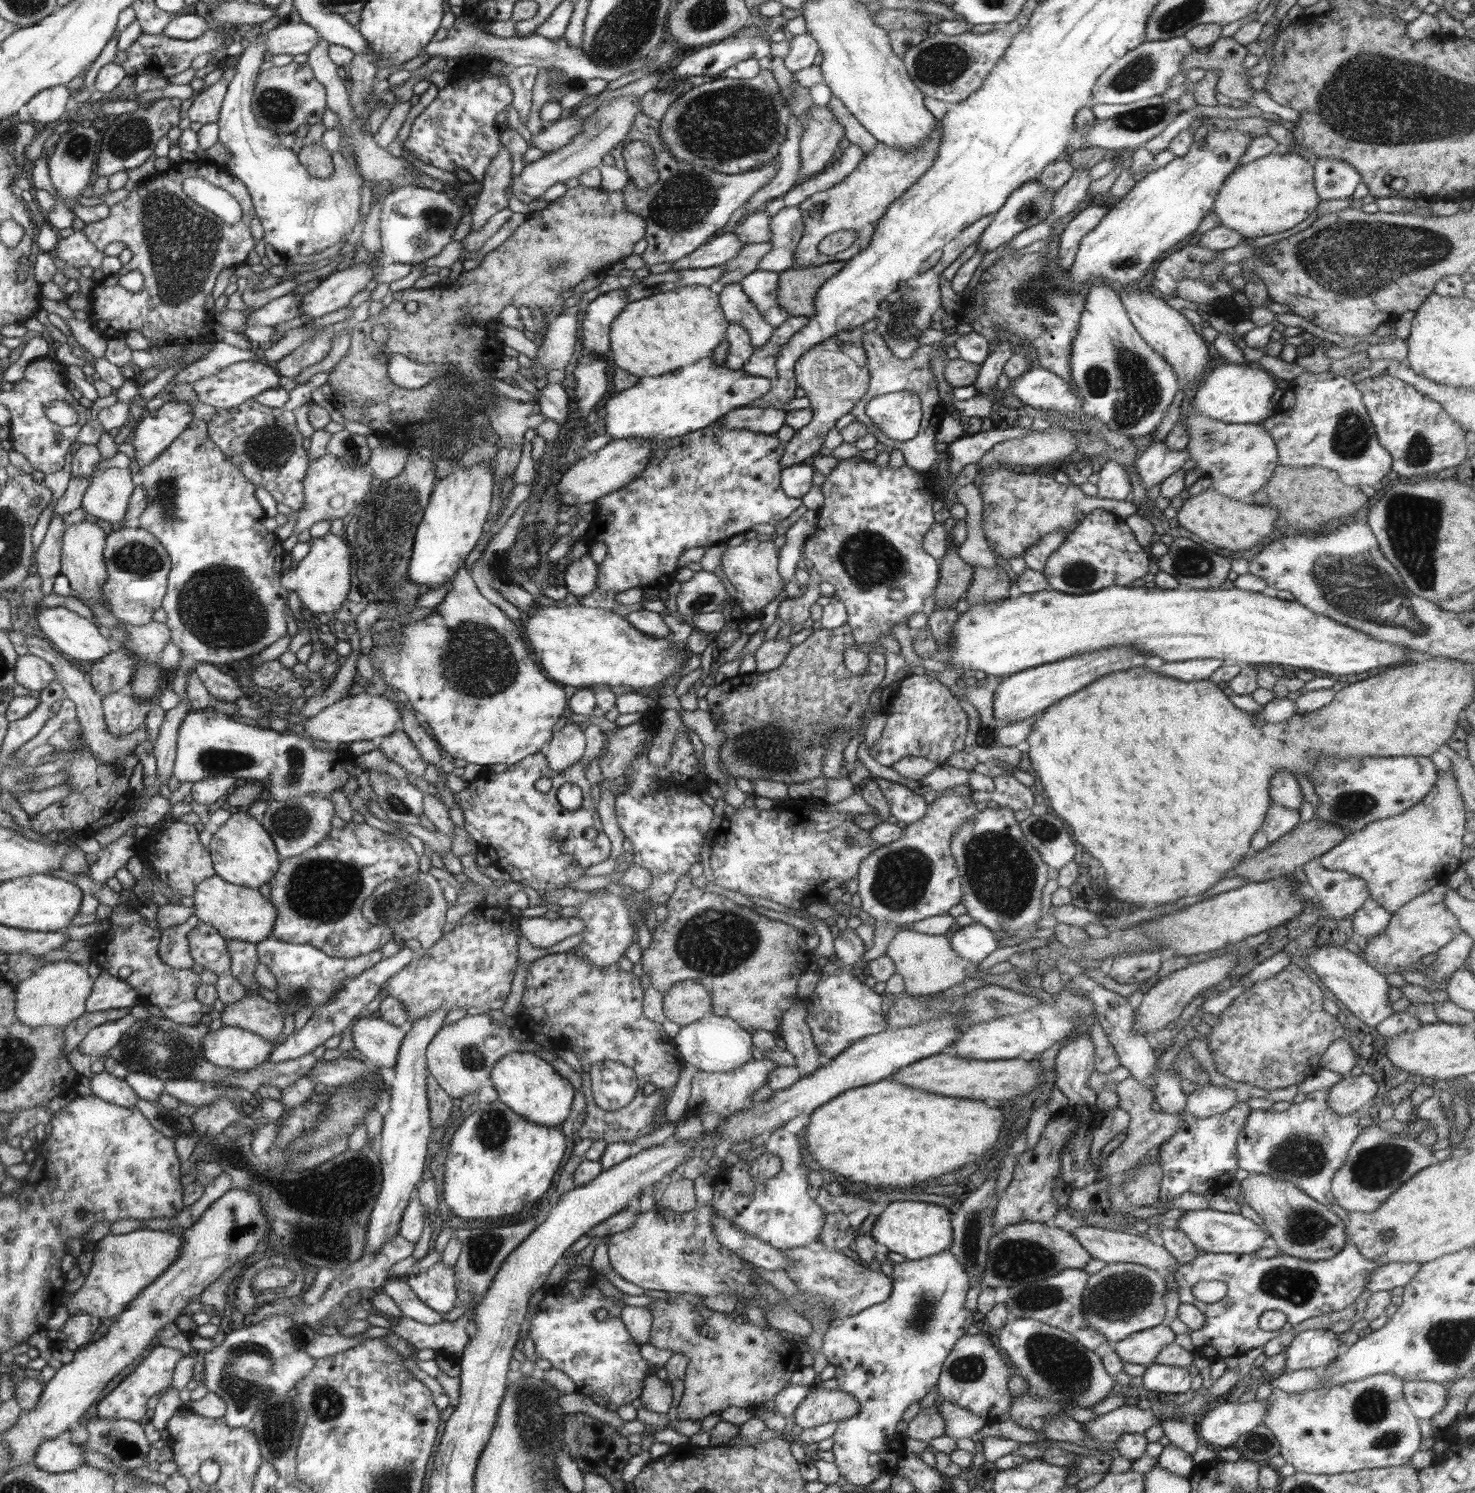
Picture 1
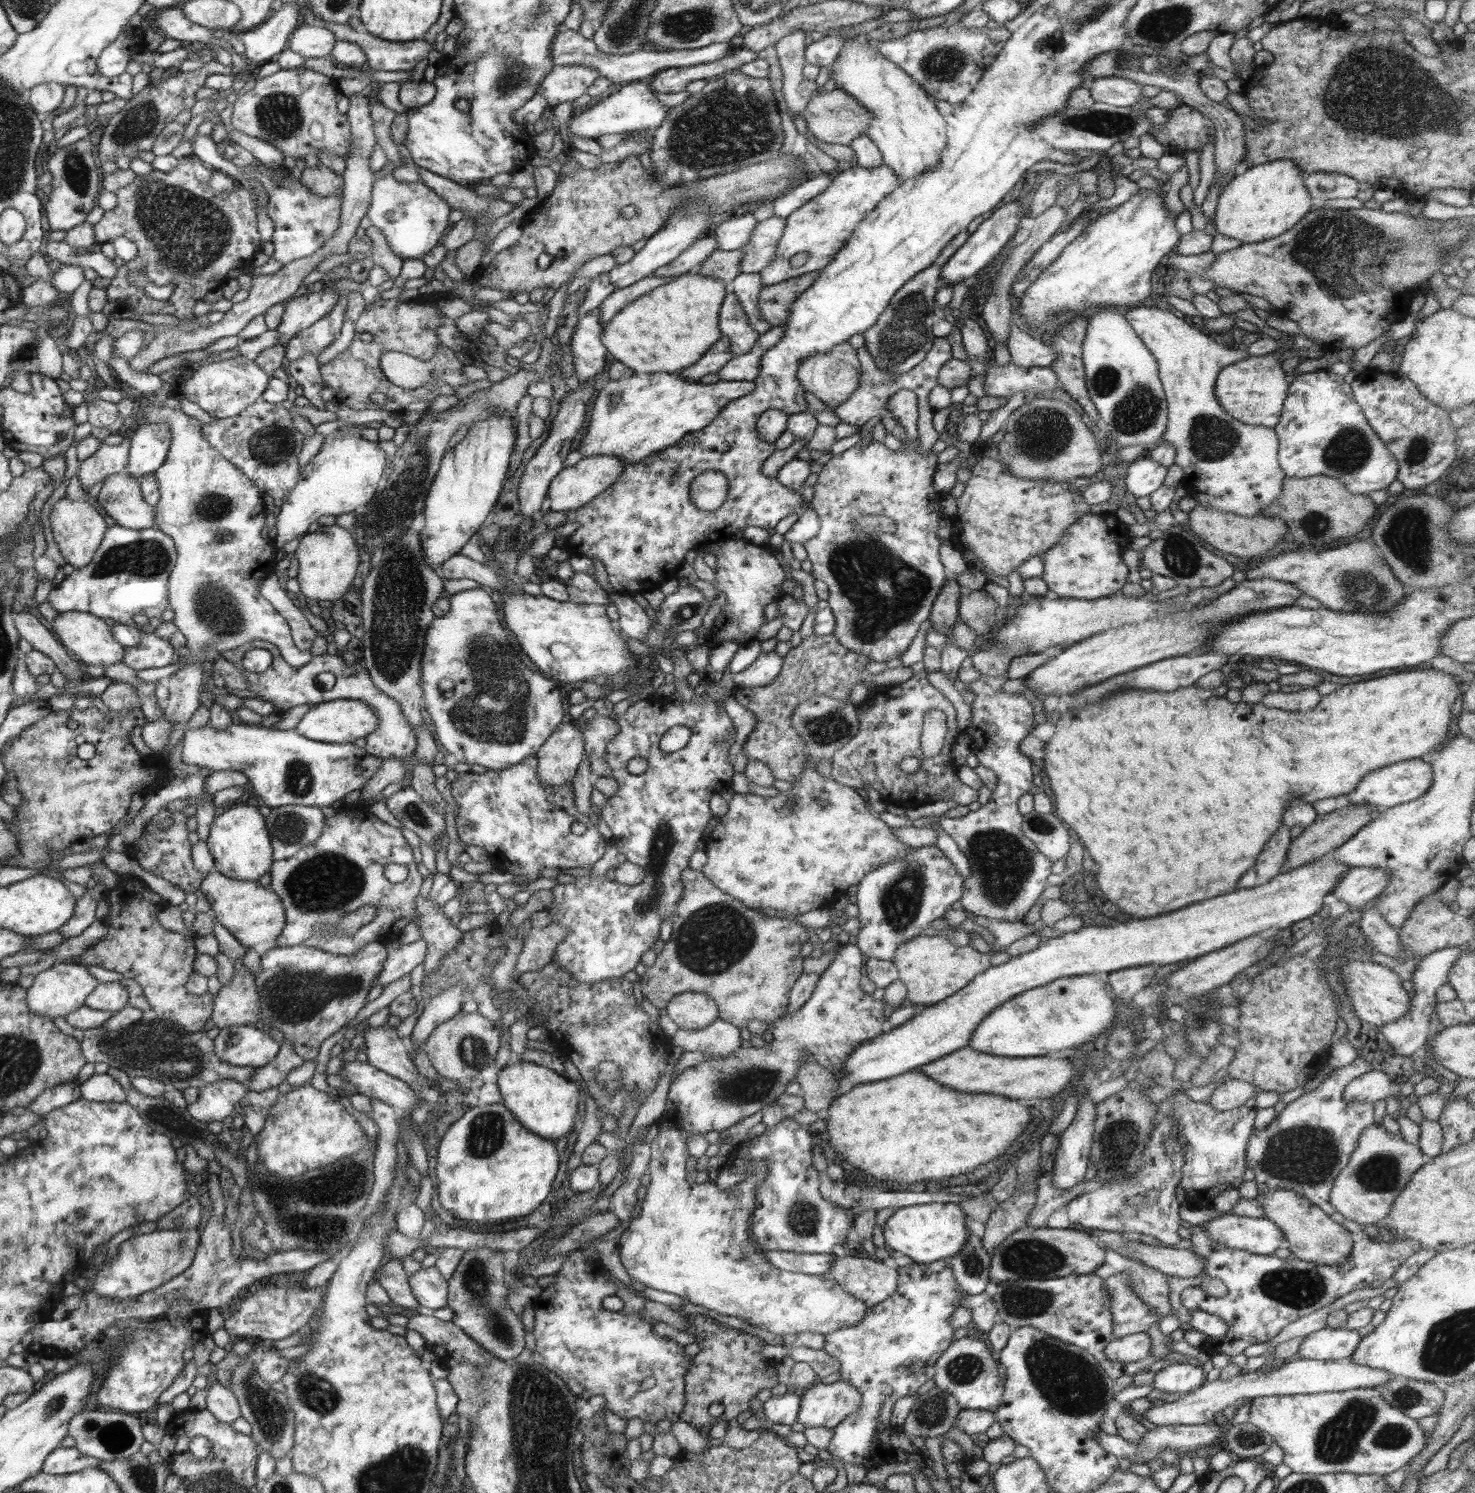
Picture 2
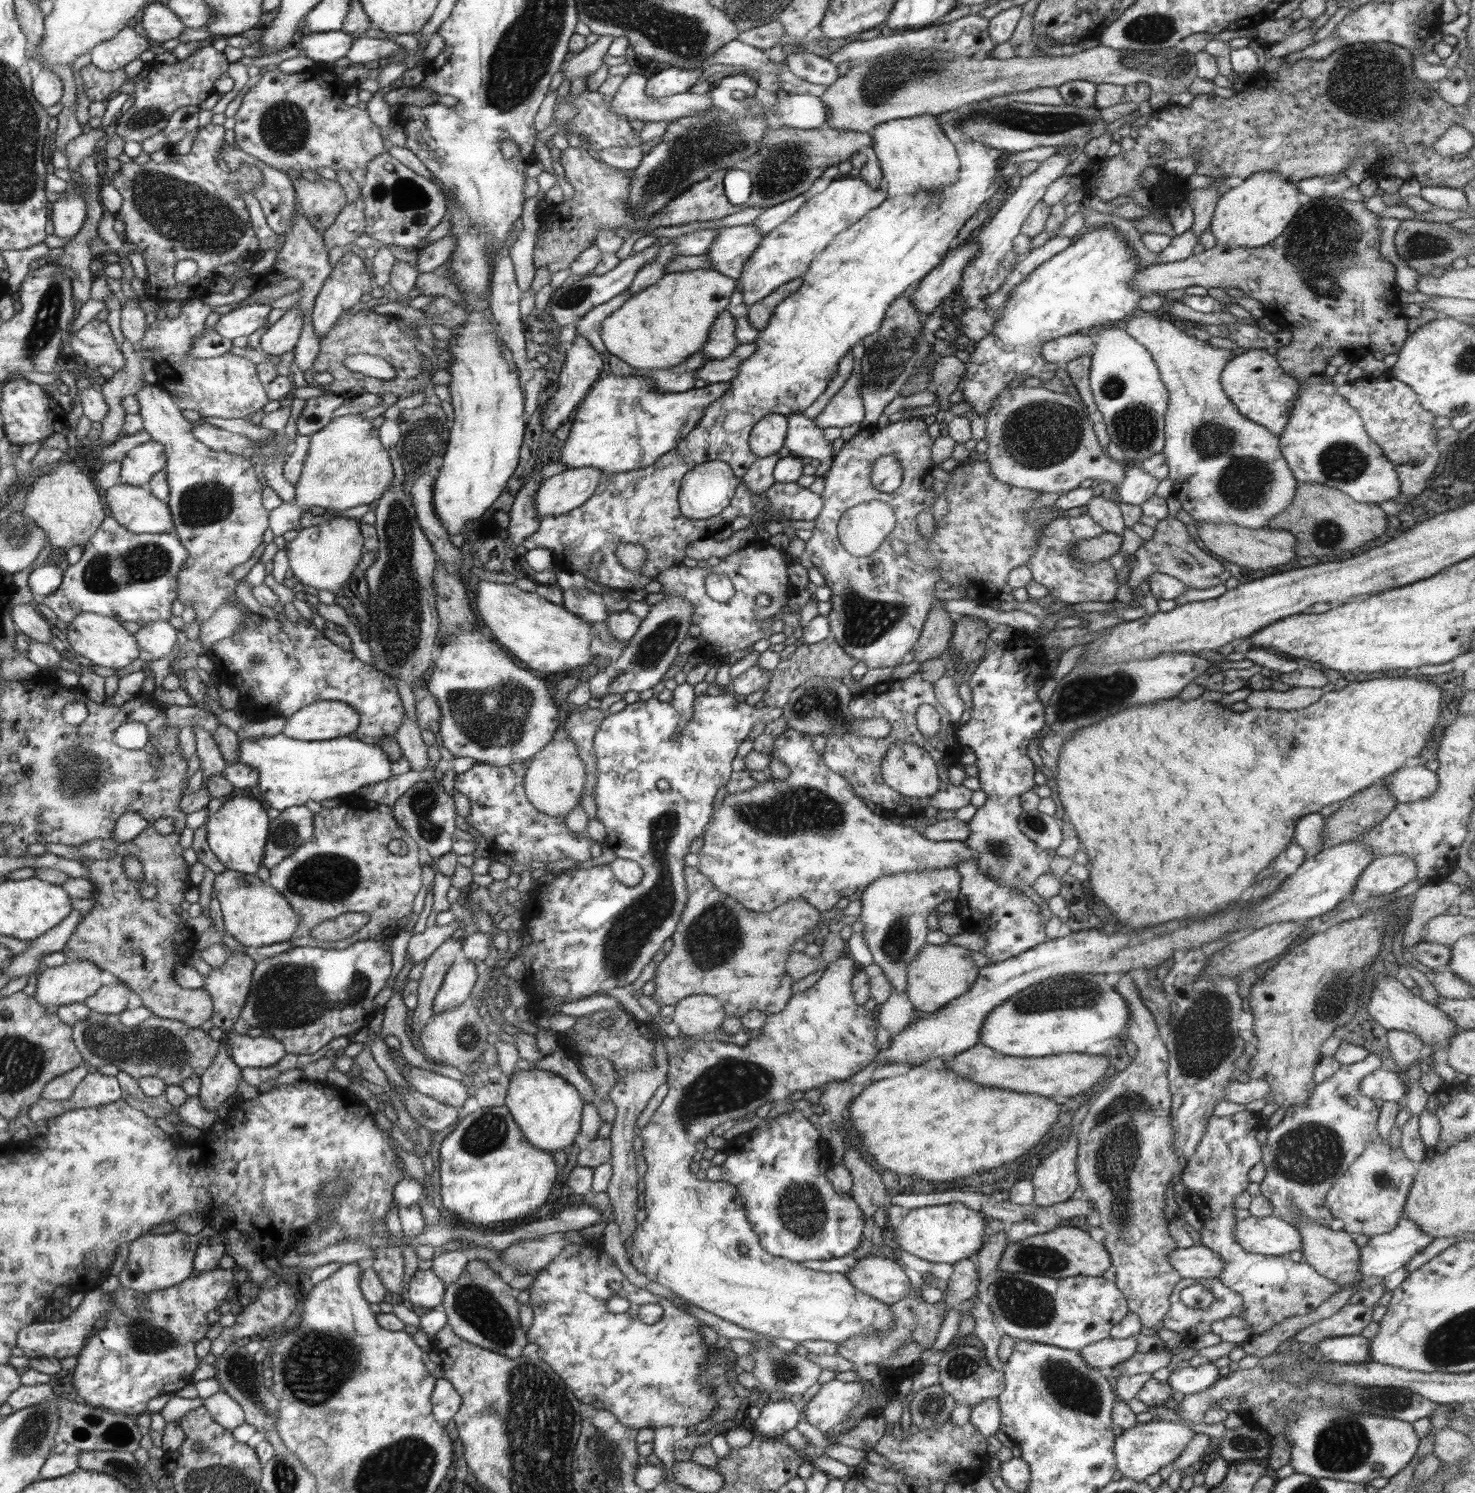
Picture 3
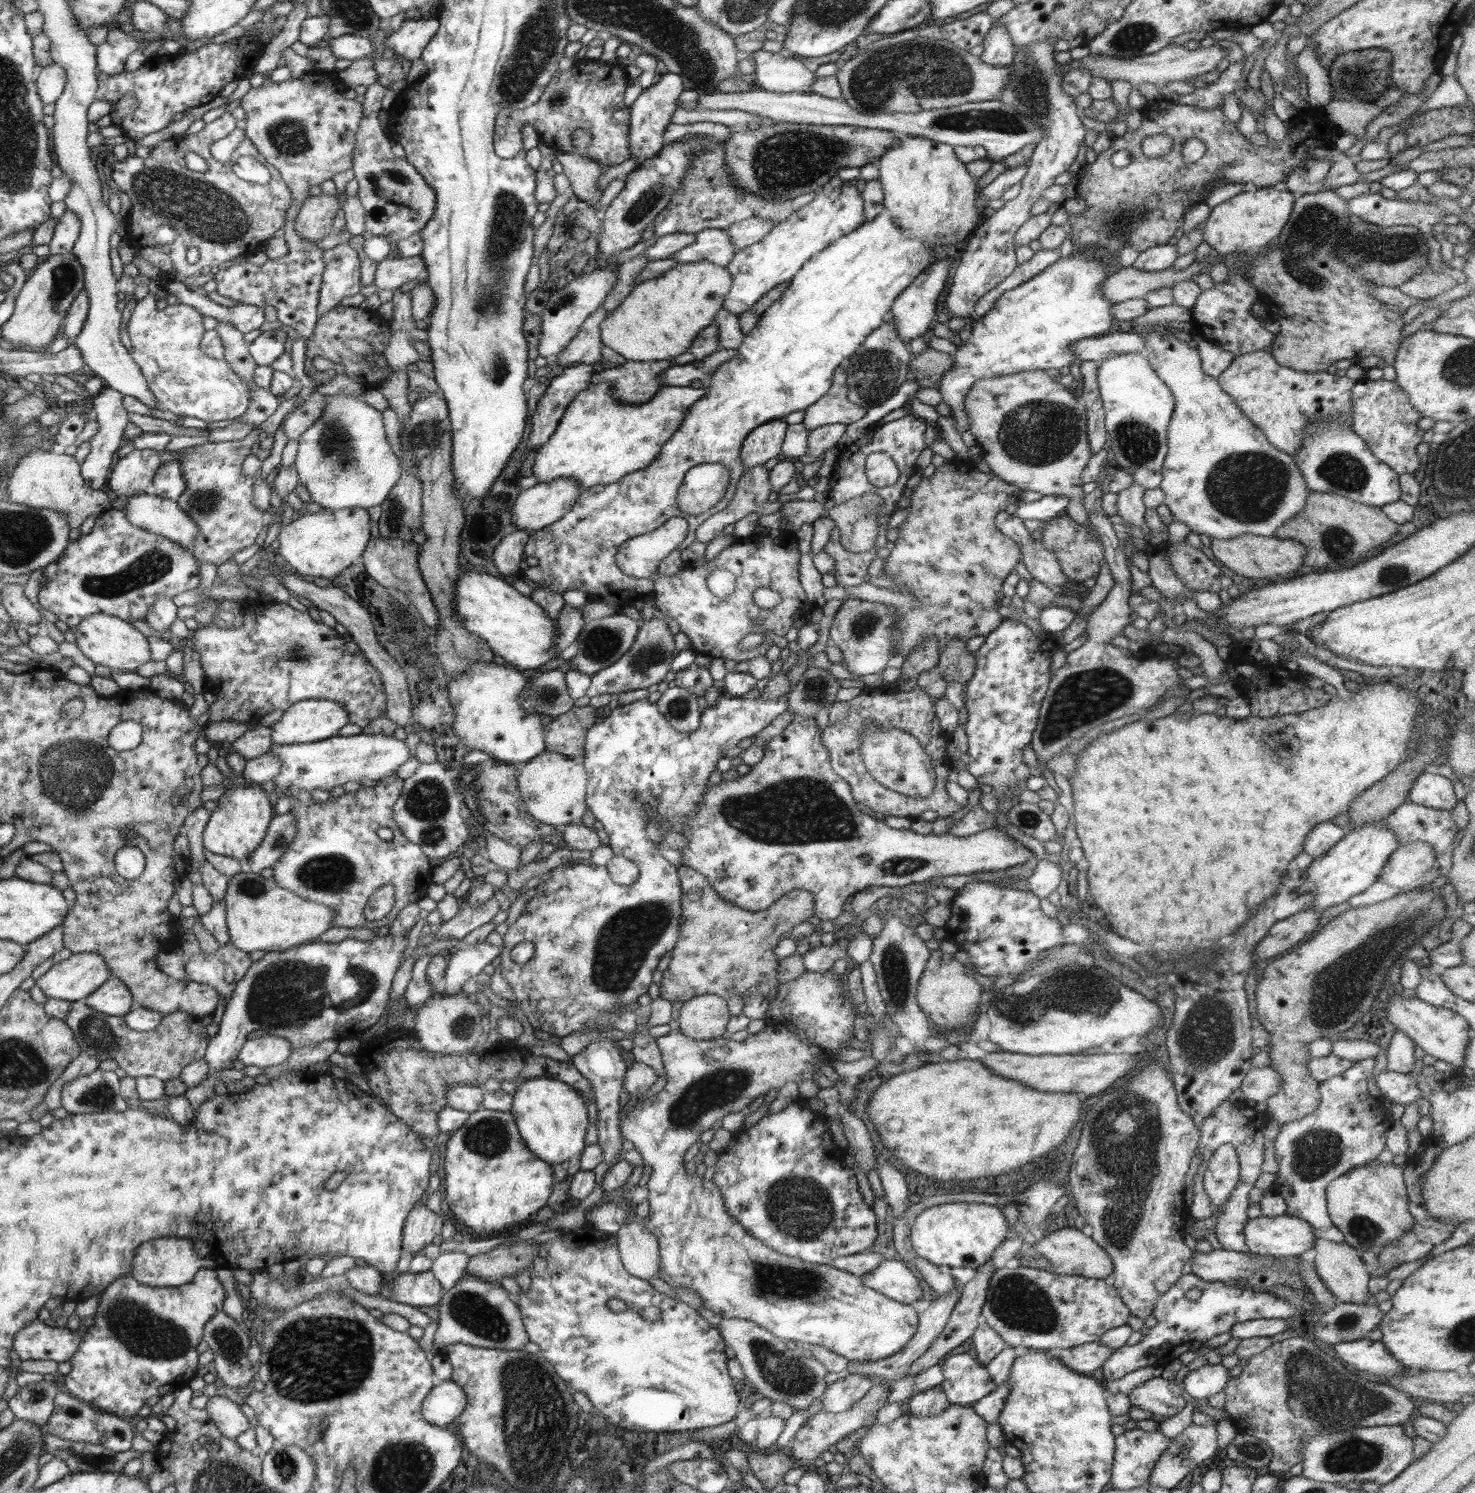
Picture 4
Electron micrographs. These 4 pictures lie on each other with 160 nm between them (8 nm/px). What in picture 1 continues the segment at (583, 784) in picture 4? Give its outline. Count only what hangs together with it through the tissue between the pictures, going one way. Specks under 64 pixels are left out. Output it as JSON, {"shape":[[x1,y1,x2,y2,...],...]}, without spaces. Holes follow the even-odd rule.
{"shape":[[567,722,564,727,552,735,543,755,548,765,556,772,579,762,586,751,584,732,576,723]]}

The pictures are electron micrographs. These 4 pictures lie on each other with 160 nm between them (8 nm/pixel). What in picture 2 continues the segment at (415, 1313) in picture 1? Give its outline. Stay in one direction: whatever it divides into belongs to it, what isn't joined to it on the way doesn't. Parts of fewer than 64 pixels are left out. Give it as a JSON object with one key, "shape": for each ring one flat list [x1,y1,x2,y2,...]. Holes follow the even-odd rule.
{"shape":[[387,1258,376,1272,375,1279,386,1289,392,1305,416,1310,419,1313,424,1311,424,1306,415,1297,411,1286,408,1286,408,1274,404,1272,398,1260]]}

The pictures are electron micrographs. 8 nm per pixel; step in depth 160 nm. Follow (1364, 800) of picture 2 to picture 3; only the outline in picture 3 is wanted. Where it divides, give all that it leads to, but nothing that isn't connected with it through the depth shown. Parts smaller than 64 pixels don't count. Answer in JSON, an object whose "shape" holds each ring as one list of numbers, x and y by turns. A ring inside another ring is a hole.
{"shape":[[1424,765,1397,769,1389,774,1385,784,1398,803,1420,802,1430,798,1438,788,1437,774]]}

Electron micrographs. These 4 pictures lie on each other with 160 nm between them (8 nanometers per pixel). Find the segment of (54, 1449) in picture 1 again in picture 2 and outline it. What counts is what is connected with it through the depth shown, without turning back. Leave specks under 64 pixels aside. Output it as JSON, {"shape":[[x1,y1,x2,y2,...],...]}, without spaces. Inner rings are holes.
{"shape":[[60,1446,44,1462,43,1472,46,1474,73,1474,88,1468,98,1468,100,1460,80,1453,75,1447]]}

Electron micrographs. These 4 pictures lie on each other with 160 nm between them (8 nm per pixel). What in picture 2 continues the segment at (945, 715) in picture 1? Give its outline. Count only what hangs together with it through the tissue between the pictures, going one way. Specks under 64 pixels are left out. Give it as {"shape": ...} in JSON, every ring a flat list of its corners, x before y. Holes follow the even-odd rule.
{"shape":[[923,670,899,685,879,685,867,704,866,701,860,703,864,708,868,707,868,710,859,717,861,723,858,734,834,753,830,773,832,780,856,790,864,788,866,780,874,790,878,790,885,802,905,806,907,810,925,802,940,800,942,794,962,806,978,800,978,791,966,786,958,778,956,765,950,757,953,745,962,733,958,729,956,709,952,702,926,679,926,674,927,671],[929,710,944,712,948,727,941,754,930,759,924,757,920,744,924,715],[908,757,918,757,921,760,918,774,906,774,900,770,900,762]]}

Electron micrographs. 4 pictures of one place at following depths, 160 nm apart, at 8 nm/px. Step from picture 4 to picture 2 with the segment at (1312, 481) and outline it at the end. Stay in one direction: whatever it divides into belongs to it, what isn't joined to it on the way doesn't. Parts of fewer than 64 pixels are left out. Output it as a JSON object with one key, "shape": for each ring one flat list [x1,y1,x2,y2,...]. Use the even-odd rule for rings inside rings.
{"shape":[[1318,369,1303,373,1289,384,1280,420,1273,429,1279,440,1279,466,1288,478,1310,478,1324,474,1340,480,1350,492,1365,495,1386,489,1397,479,1399,462,1396,457,1370,426,1361,406,1352,396,1351,384,1346,383,1342,375,1330,370]]}

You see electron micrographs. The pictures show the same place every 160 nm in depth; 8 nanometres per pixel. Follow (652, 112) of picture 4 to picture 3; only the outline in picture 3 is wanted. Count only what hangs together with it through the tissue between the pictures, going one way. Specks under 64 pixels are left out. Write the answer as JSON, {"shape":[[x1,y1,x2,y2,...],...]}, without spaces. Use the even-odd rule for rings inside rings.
{"shape":[[655,67,649,71,646,92,655,99,690,91,703,70,680,70,674,67]]}

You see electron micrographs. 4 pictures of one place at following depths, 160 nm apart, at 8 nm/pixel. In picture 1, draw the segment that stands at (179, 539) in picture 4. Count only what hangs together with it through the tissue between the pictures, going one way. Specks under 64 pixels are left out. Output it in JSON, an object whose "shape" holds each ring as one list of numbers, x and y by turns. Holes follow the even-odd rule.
{"shape":[[129,468,94,472,88,490,84,491,81,509,104,526,117,527,128,514,128,502,134,490]]}

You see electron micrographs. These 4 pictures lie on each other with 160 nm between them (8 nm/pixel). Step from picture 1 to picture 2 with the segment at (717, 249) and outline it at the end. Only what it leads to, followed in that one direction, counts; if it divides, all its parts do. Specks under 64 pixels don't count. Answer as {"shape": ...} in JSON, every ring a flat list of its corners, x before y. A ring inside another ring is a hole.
{"shape":[[711,235,700,238,691,248,687,248,676,260,658,268,652,276,676,278,693,273,718,248,719,242]]}

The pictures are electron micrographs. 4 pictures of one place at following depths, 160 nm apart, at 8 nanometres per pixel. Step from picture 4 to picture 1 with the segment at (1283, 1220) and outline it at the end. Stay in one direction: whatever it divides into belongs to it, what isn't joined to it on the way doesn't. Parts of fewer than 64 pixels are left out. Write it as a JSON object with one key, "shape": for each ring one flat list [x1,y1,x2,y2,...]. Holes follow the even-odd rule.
{"shape":[[1212,1209,1186,1211,1178,1220,1177,1228,1192,1241,1192,1245,1202,1248,1206,1253,1250,1254,1272,1243,1270,1234,1266,1234,1258,1224,1240,1213,1218,1212]]}

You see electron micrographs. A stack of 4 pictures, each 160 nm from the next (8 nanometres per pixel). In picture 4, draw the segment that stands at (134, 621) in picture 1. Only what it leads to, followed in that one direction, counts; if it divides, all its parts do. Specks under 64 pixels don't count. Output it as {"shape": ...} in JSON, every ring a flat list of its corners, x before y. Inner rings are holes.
{"shape":[[108,510,108,513,97,518,90,534,69,542,60,558,45,566,42,574,45,584,42,584,39,591,38,602,45,610,54,613,58,621,66,623,72,629,92,614,100,613,123,619,125,622,145,621,146,612,152,609,161,596,173,599,177,594,198,588,201,581,198,572,199,563,189,549,134,526,123,511]]}

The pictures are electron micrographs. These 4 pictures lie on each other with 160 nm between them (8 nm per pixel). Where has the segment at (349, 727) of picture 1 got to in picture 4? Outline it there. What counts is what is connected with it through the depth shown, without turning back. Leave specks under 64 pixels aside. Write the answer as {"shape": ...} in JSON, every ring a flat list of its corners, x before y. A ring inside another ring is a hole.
{"shape":[[307,700,297,702,285,710,279,721,271,726,273,744,304,744,318,742,338,735,340,728,349,723,349,714,340,703,334,701]]}

